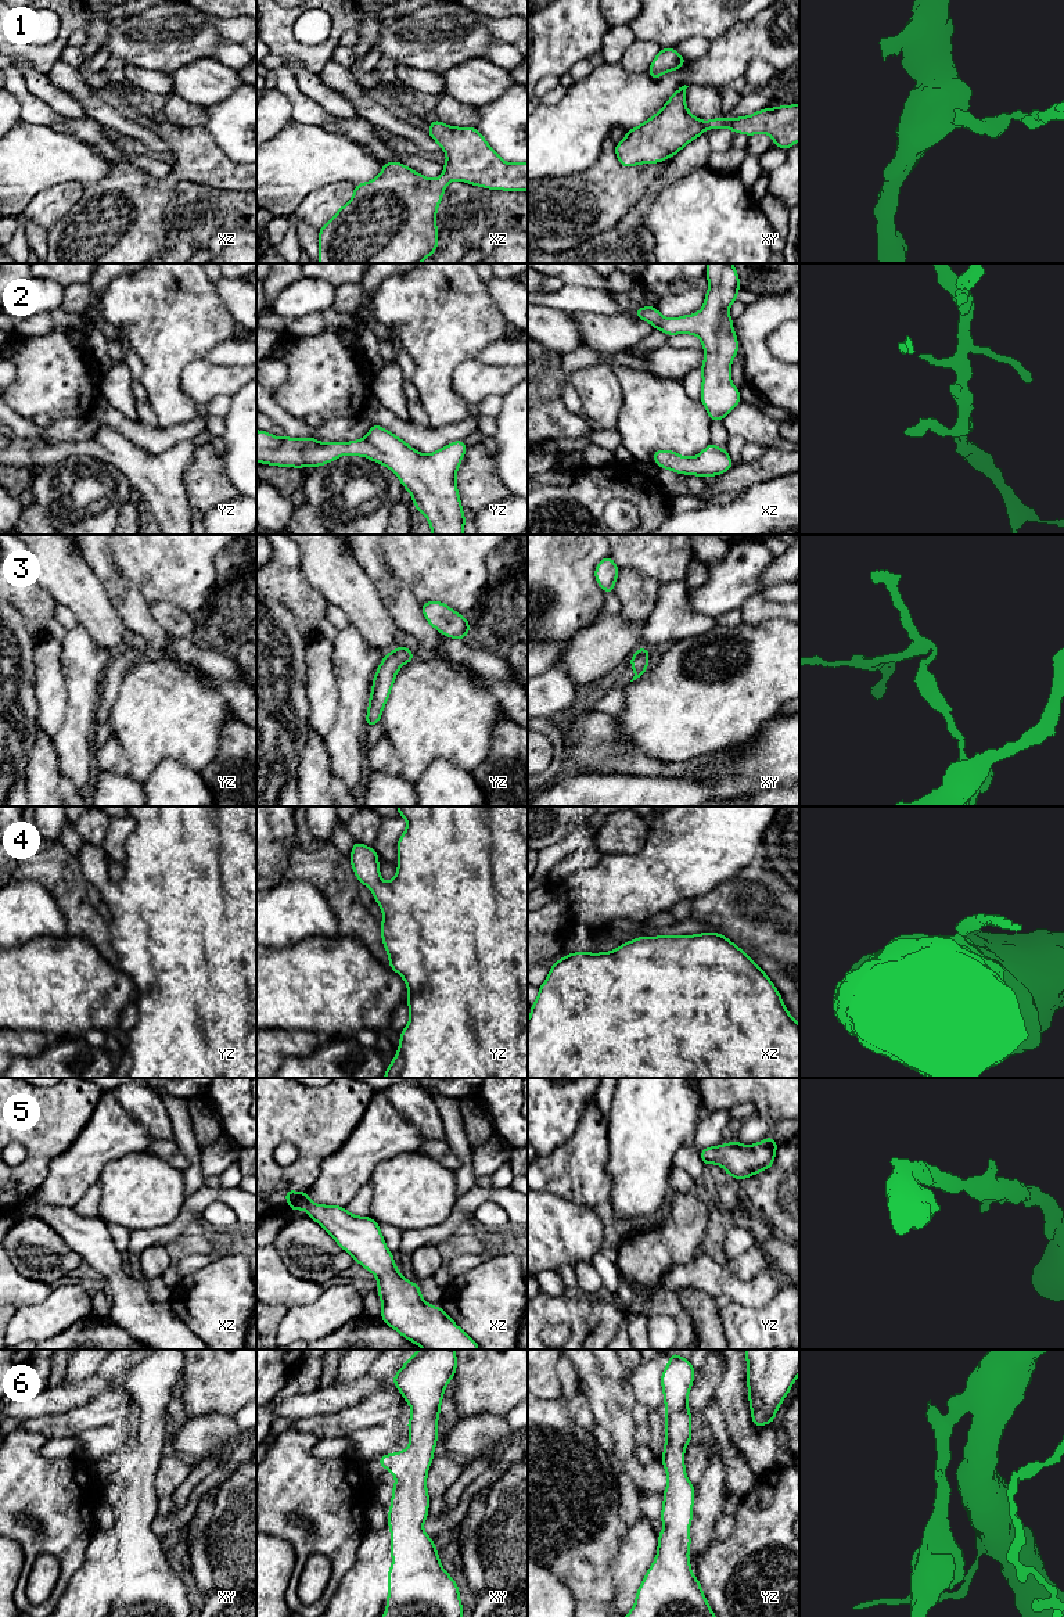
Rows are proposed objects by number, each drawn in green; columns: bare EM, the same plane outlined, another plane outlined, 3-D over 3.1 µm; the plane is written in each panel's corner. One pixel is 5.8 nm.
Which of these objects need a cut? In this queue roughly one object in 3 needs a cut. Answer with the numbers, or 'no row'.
no row

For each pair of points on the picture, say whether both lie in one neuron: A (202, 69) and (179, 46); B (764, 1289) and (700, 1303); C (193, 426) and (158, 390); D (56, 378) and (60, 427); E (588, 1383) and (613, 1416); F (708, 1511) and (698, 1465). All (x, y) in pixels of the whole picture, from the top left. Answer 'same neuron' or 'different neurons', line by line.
A: different neurons
B: different neurons
C: different neurons
D: different neurons
E: same neuron
F: different neurons

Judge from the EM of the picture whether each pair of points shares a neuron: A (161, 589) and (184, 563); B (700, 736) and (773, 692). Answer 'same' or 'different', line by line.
A: same
B: same

